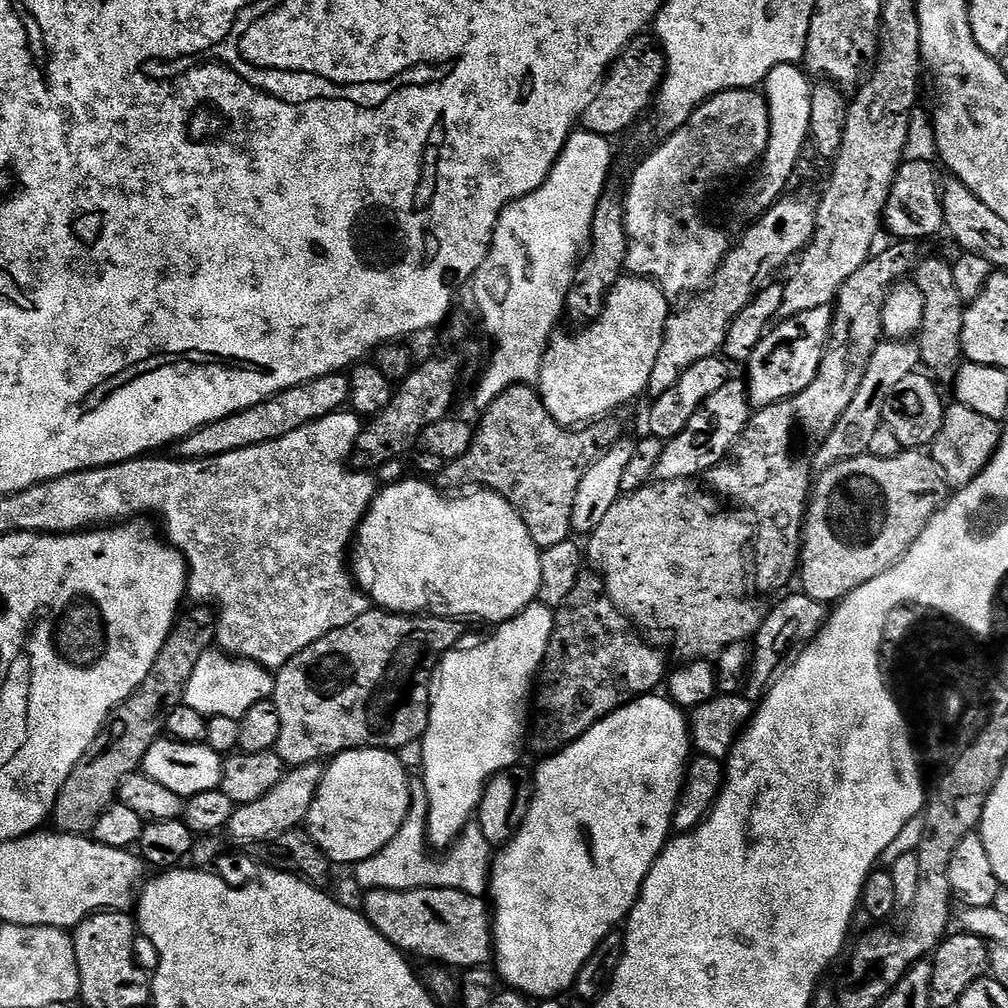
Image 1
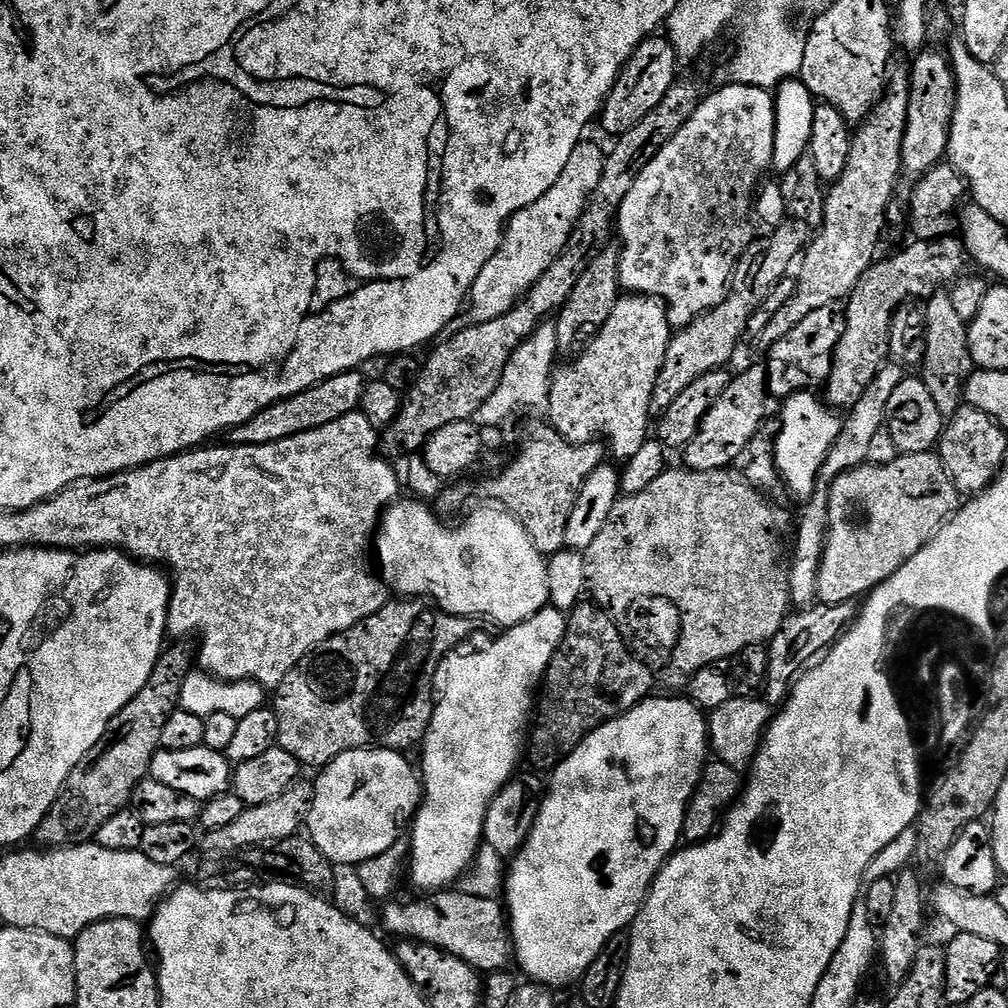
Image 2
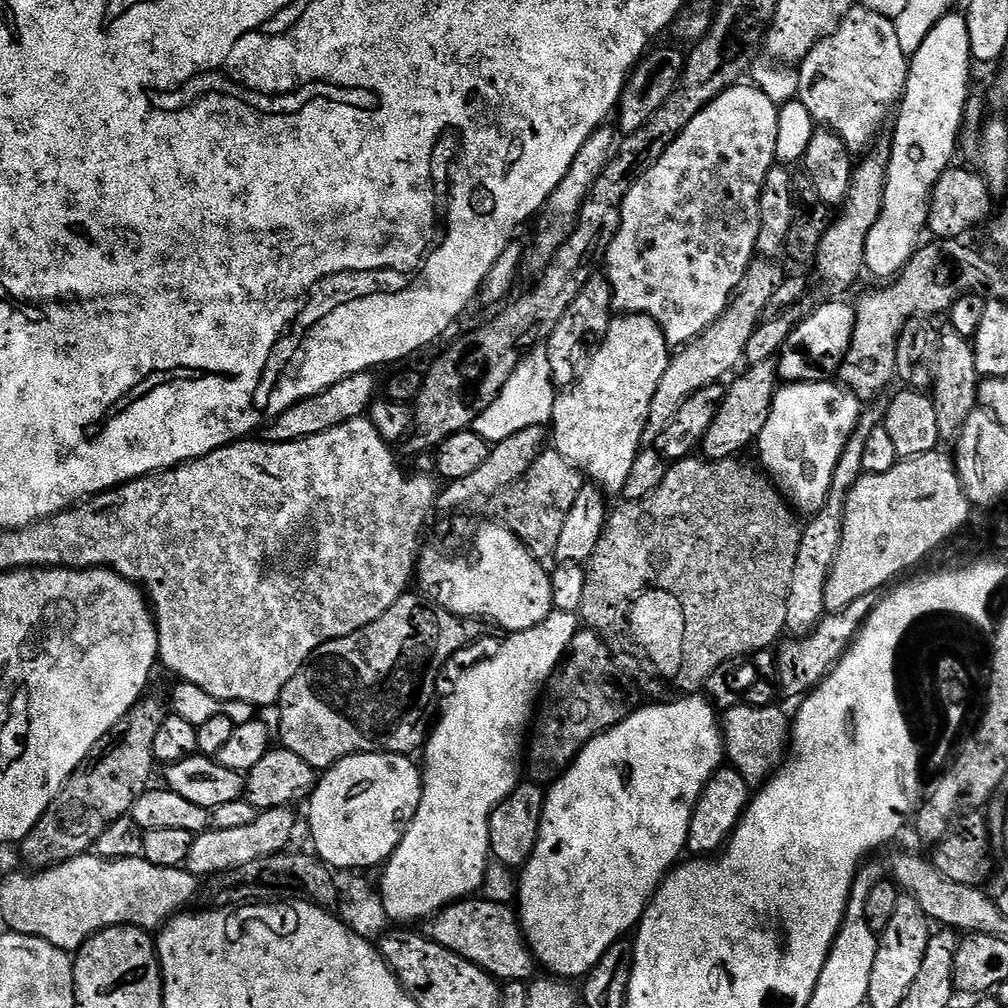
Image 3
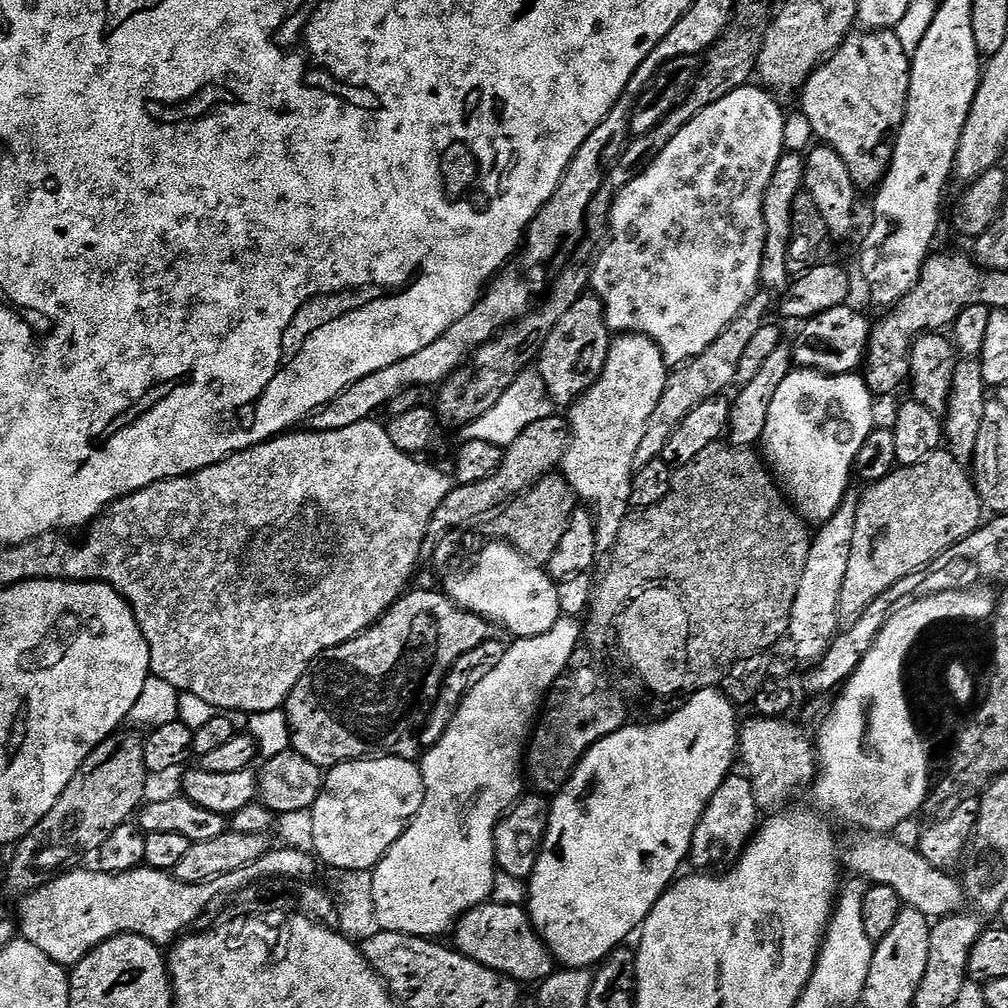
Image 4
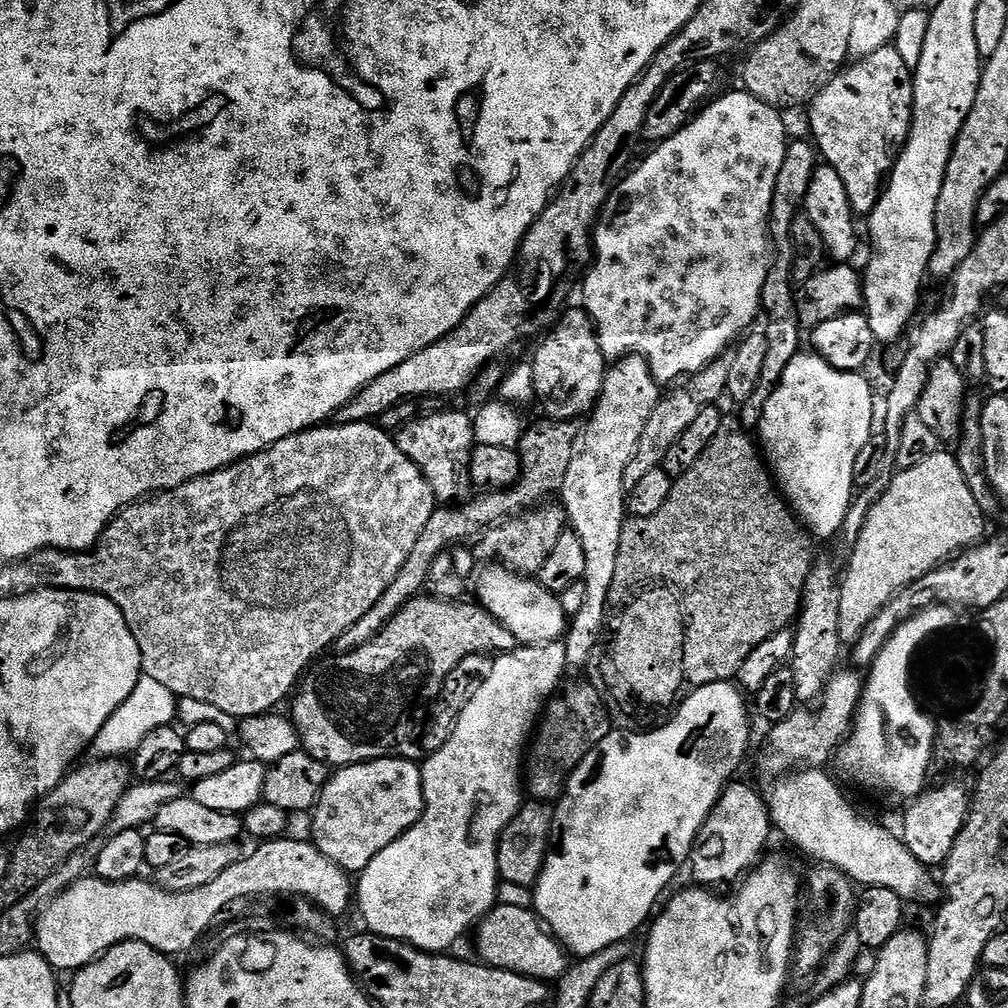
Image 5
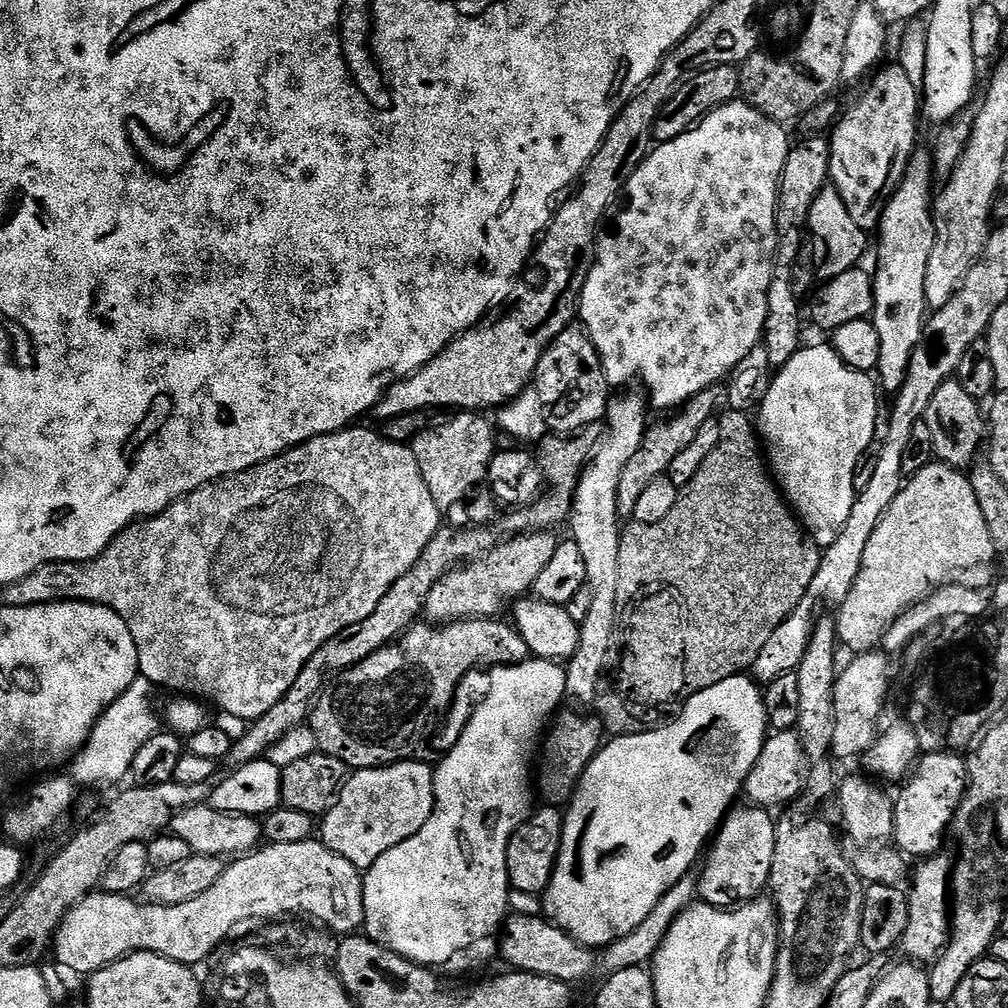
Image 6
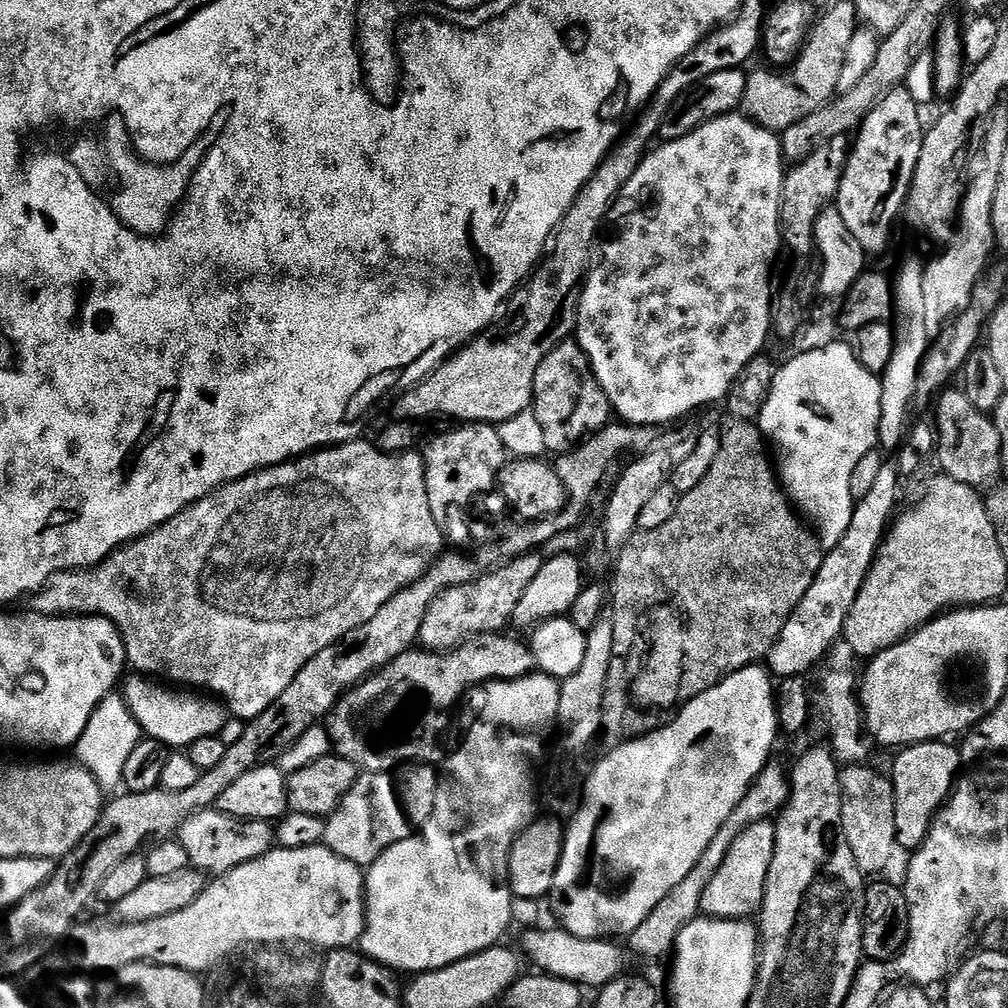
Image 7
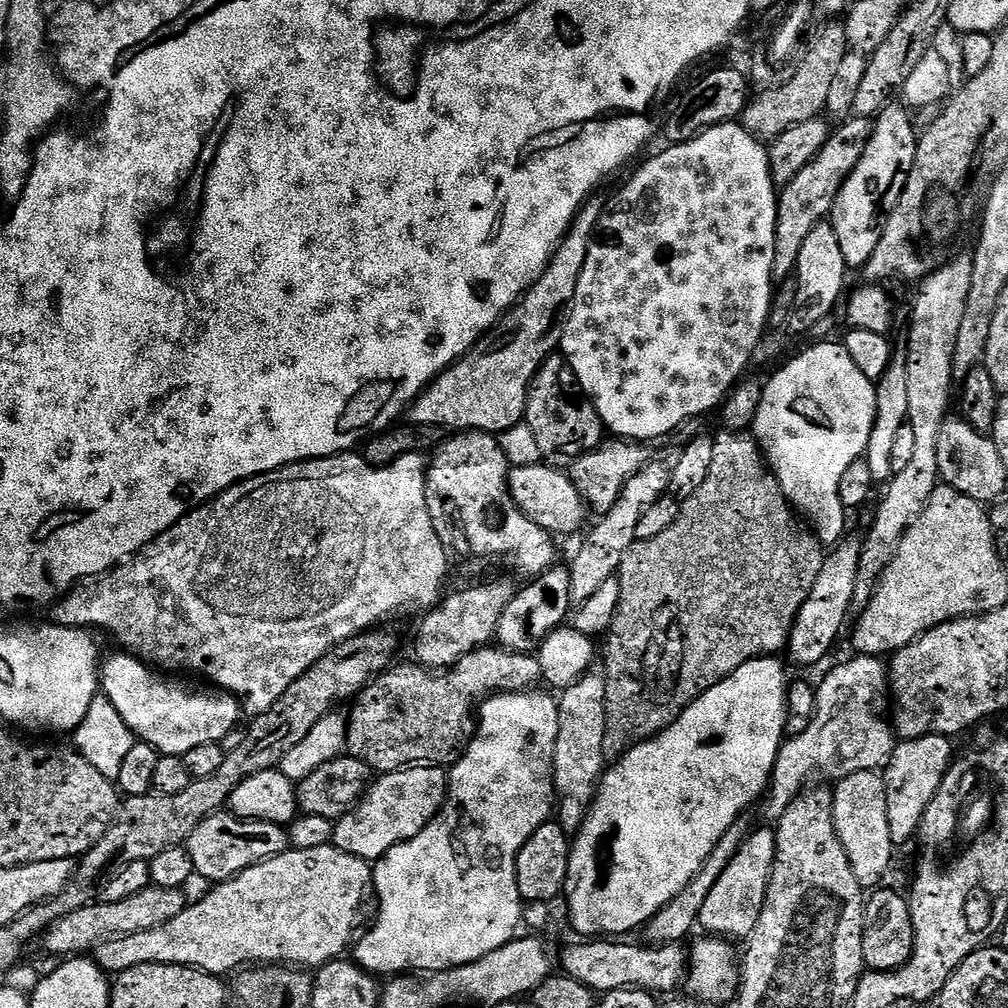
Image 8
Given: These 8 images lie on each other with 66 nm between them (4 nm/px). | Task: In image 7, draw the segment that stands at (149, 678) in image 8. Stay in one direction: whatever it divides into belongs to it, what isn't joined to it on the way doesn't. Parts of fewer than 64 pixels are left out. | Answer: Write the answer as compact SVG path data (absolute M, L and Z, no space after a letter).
M148 678L136 679L140 680L132 680L128 685L123 685L122 695L145 737L162 742L169 749L184 750L198 738L220 736L223 733L224 716L226 717L223 703L188 690L173 690Z

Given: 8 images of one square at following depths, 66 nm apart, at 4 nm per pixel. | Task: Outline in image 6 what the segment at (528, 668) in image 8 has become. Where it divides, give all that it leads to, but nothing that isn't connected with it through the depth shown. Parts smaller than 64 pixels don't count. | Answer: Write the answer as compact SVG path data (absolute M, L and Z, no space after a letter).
M496 618L486 620L453 620L445 622L439 626L433 626L428 622L417 622L412 625L399 639L379 648L374 654L362 662L358 662L353 668L345 668L343 672L335 677L336 680L324 693L315 697L314 703L310 708L310 725L312 724L312 736L316 739L315 747L324 752L327 756L338 758L349 769L359 770L362 768L384 768L387 764L398 764L401 760L427 761L428 743L432 740L432 731L436 728L436 723L440 720L440 715L448 708L448 703L452 700L452 695L456 692L456 687L464 680L467 672L472 672L475 668L505 668L508 664L520 664L523 660L529 659L530 653L526 642L521 638L520 633L516 631L511 623L499 624L501 621Z

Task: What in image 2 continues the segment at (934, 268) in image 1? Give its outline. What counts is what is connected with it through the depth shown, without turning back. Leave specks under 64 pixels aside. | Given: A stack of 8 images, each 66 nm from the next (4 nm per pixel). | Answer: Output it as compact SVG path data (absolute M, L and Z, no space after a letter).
M944 290L927 297L923 309L926 314L926 354L922 365L922 379L926 390L930 390L933 395L940 413L945 418L950 418L965 407L964 391L974 371L968 345L969 321L959 316L951 295Z

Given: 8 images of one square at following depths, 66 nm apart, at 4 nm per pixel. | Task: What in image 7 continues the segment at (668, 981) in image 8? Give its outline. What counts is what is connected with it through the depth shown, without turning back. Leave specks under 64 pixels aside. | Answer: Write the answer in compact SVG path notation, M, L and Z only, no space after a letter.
M559 926L543 928L525 931L524 937L520 940L521 945L519 944L527 963L529 960L536 967L533 969L539 970L543 975L566 978L585 989L592 988L591 990L599 990L614 978L625 975L624 956L626 957L626 952L621 945L621 949L616 945L619 943L611 939L578 938Z

